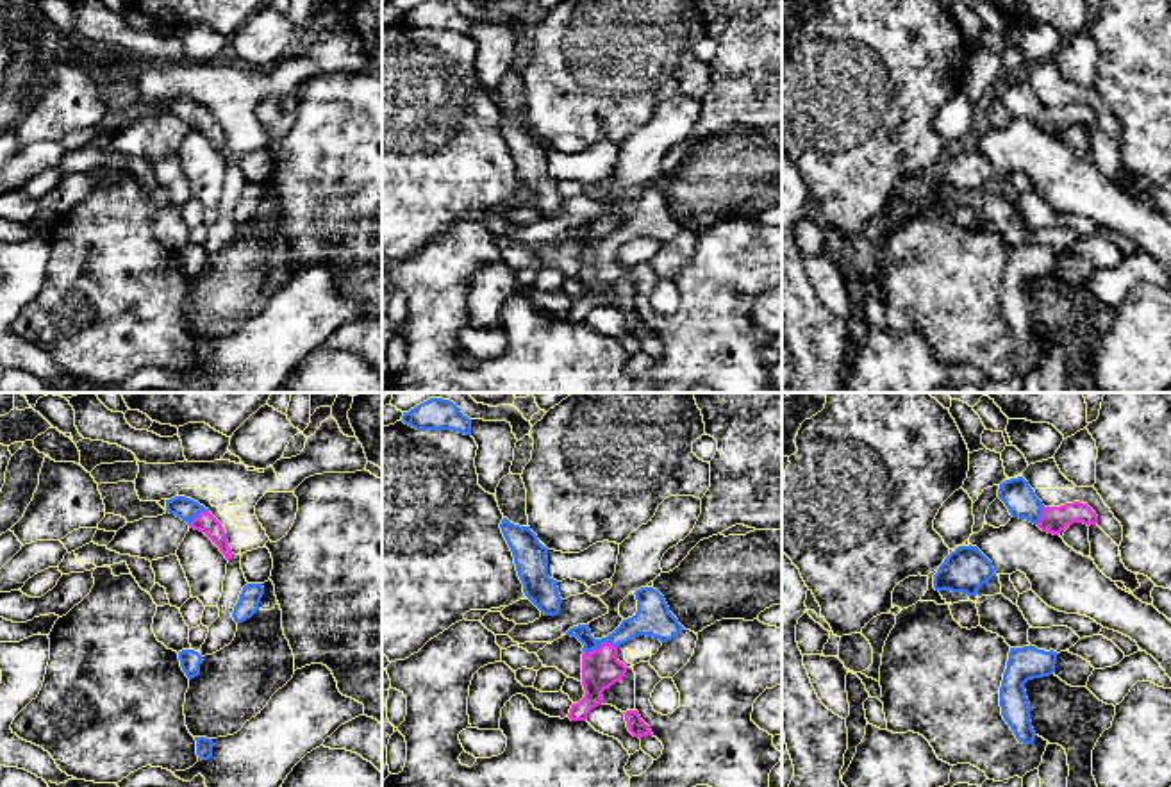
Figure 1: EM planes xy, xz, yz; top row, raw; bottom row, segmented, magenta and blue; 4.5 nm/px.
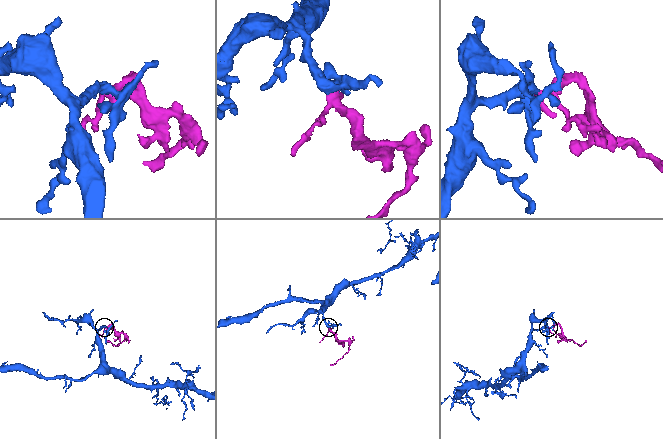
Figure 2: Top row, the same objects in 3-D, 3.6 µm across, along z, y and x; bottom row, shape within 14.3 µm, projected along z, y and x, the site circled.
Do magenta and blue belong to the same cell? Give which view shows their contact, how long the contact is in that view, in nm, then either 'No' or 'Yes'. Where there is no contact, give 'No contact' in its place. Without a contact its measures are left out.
Touches magenta in xz. Shared border 160 nm. Yes

